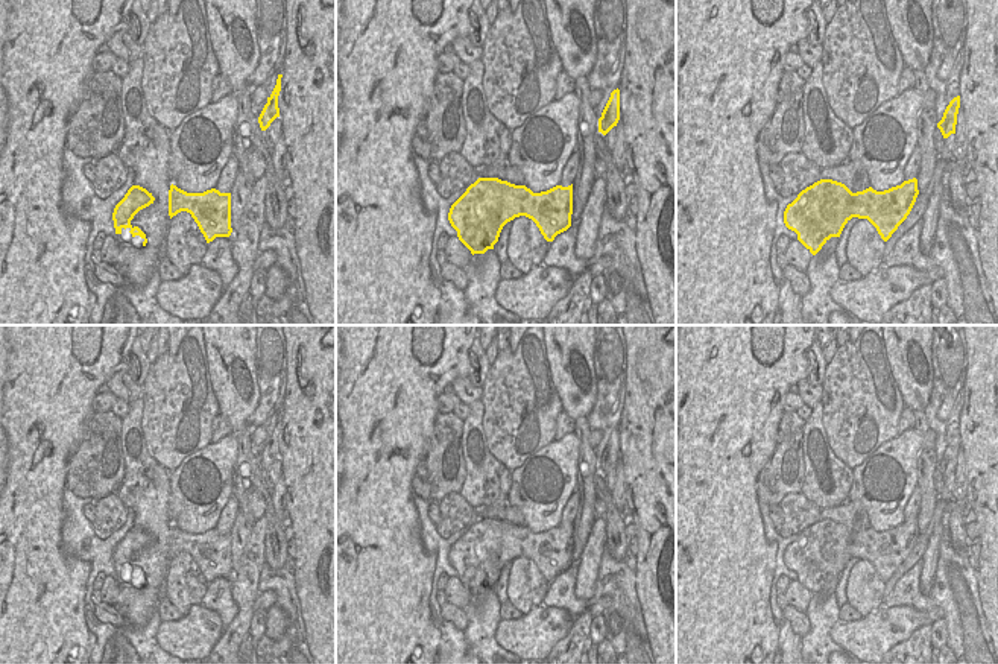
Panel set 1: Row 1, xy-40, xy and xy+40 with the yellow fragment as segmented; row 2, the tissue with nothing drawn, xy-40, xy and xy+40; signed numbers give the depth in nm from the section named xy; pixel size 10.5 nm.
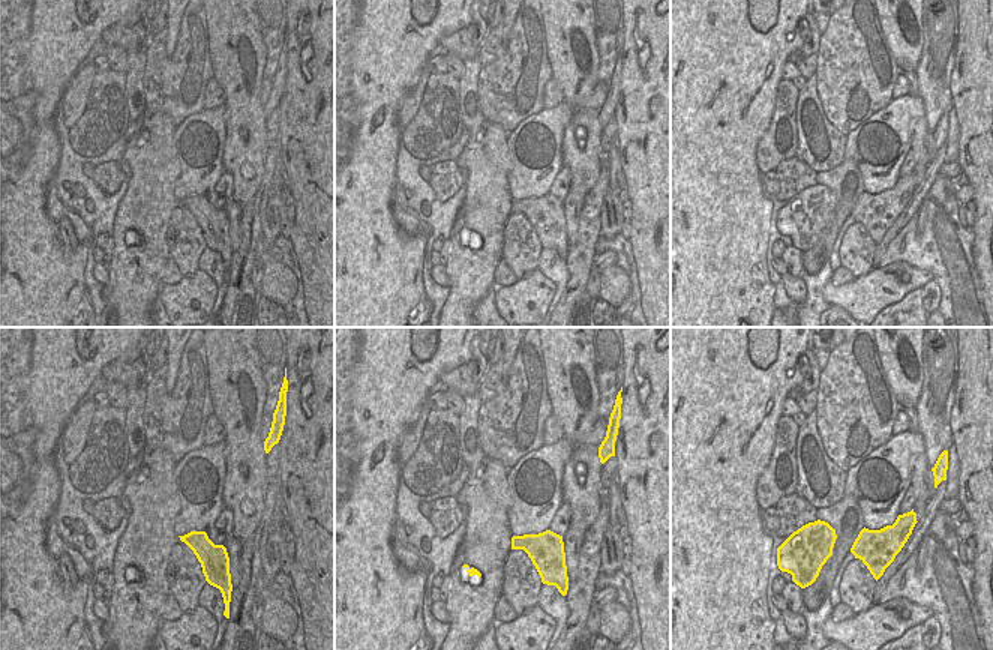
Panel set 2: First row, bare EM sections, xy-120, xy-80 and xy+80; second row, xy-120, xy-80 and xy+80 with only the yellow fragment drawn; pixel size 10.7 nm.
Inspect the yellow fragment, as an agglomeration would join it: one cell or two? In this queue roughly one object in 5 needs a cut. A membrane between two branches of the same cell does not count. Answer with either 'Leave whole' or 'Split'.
Leave whole

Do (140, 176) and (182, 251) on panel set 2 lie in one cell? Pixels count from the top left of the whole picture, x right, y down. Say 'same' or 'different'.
different

